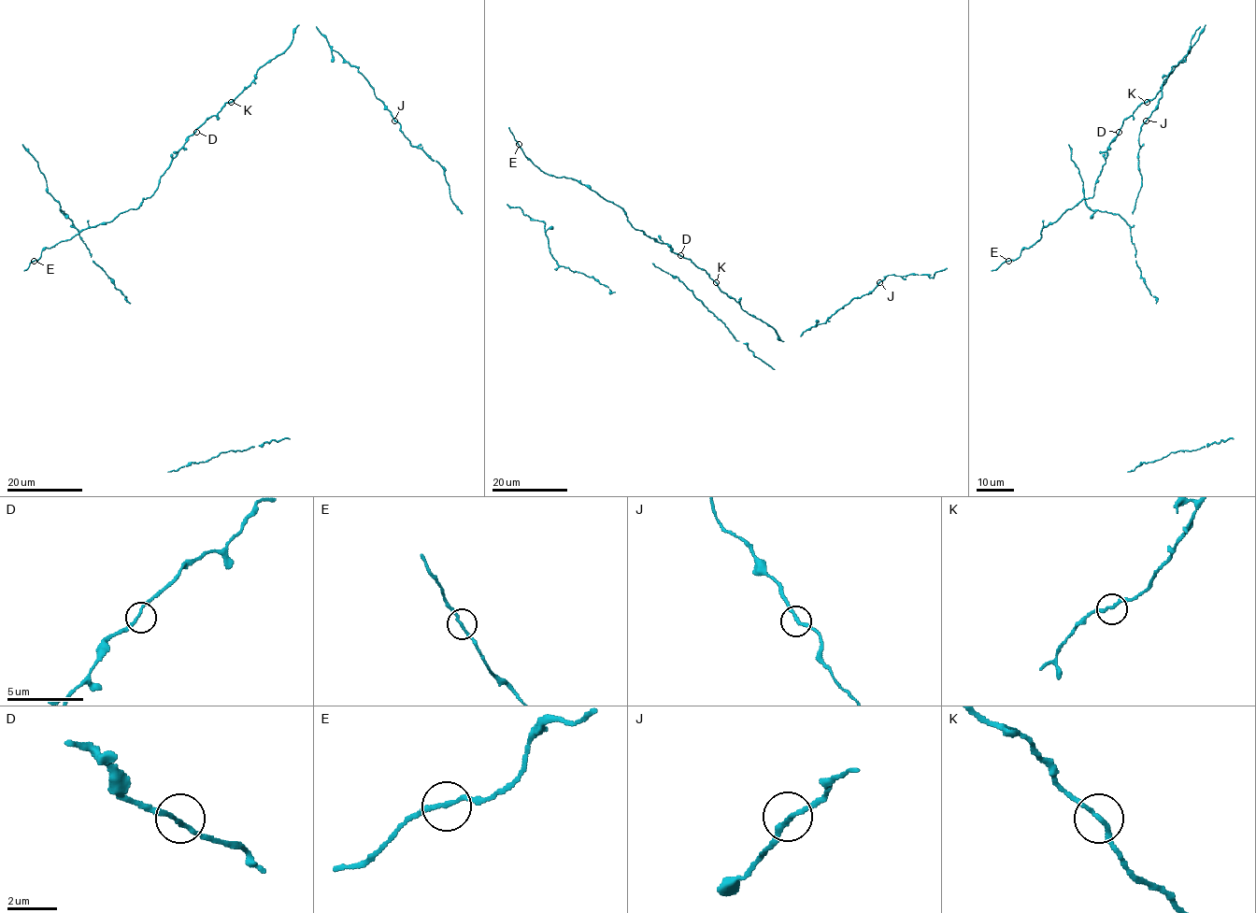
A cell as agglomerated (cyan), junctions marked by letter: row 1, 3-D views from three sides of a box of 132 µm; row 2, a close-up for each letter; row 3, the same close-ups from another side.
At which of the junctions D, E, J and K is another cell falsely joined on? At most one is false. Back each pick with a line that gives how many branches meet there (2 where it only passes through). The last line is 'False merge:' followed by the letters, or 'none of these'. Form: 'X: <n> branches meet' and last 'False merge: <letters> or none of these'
False merge: none of these

